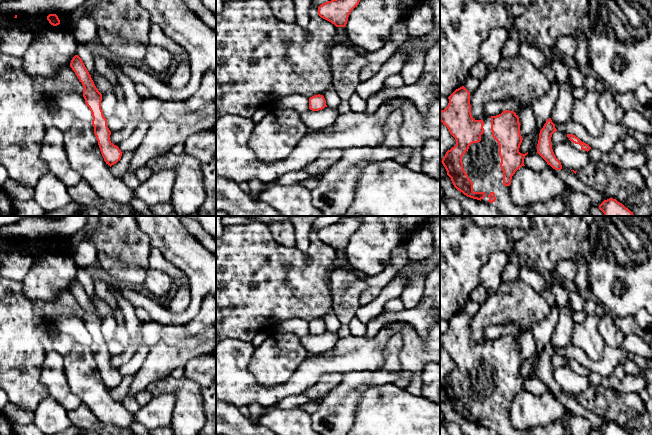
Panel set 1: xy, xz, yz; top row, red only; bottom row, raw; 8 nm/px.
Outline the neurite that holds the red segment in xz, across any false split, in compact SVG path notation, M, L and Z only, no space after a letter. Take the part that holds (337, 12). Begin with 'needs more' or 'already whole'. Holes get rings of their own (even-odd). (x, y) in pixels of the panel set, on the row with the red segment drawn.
already whole; M360 0L327 1L318 7L318 15L336 27L345 27L351 11L359 2Z

